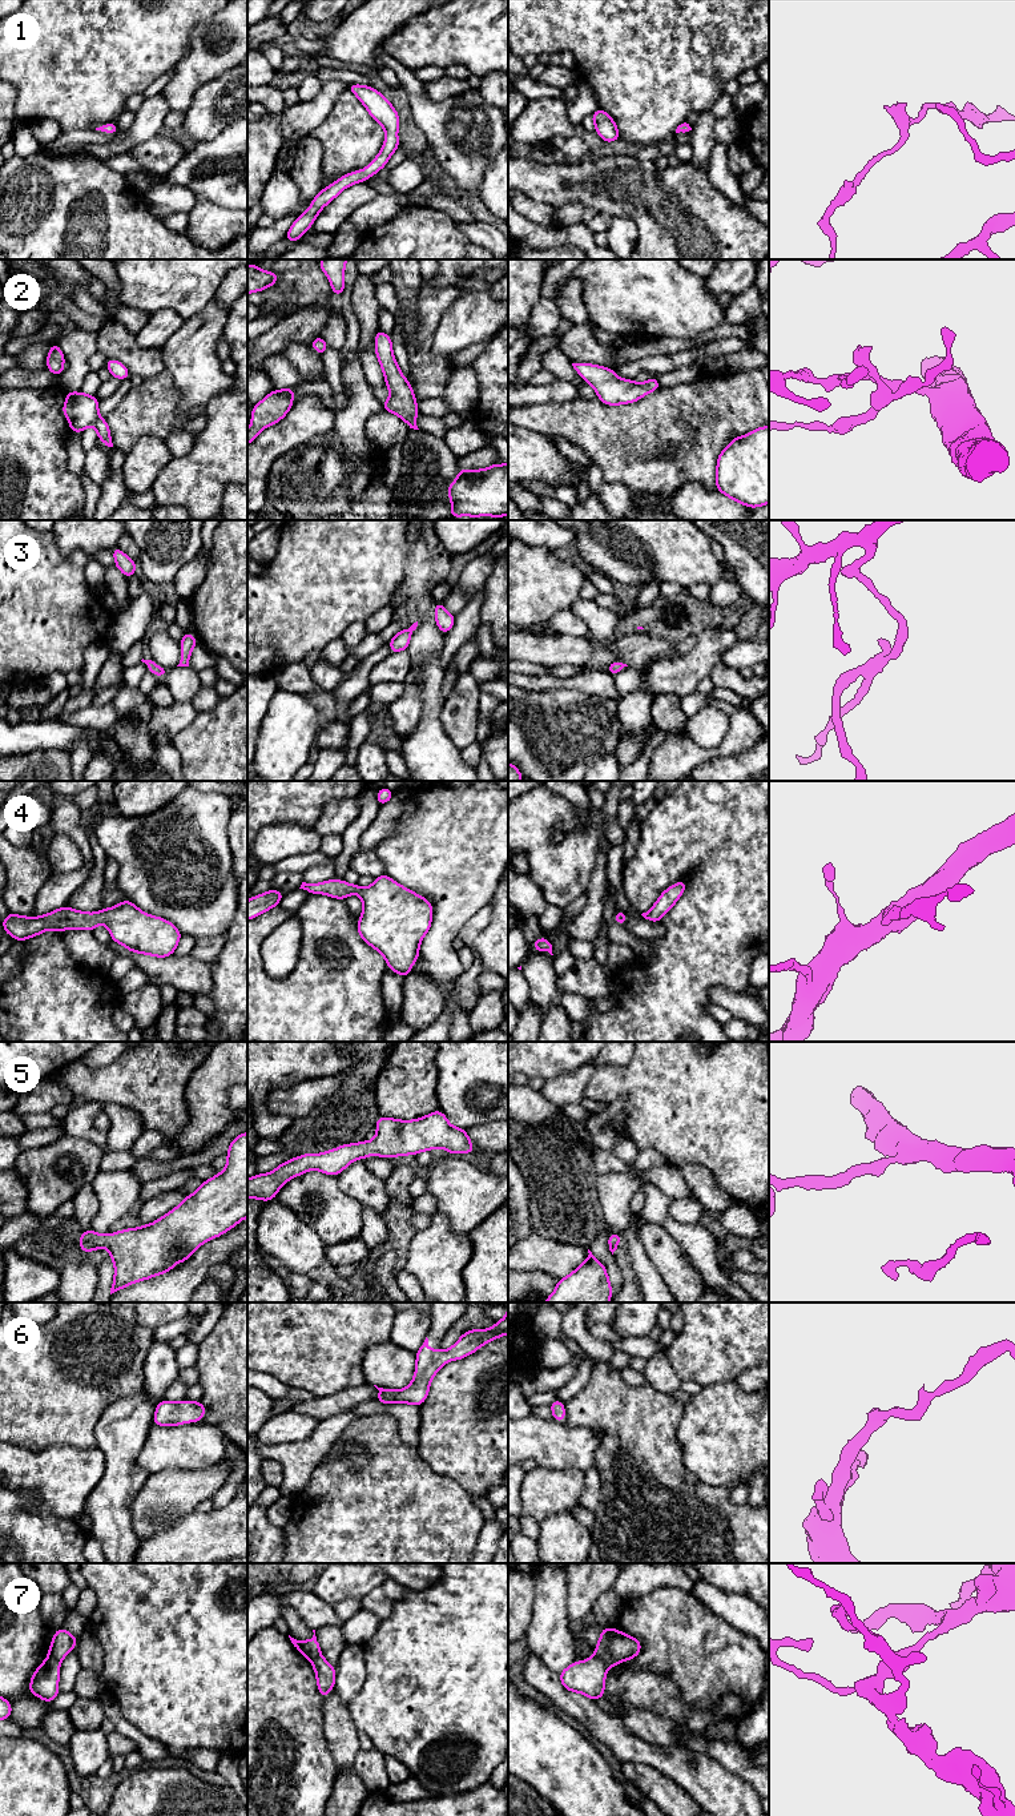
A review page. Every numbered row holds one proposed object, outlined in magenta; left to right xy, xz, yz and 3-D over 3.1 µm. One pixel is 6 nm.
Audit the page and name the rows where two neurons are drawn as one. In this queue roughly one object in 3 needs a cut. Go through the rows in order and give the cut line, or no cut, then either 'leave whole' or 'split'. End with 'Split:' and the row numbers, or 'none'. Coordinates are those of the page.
1: no cut | leave whole
2: no cut | leave whole
3: no cut | leave whole
4: no cut | leave whole
5: no cut | leave whole
6: no cut | leave whole
7: yz (595, 1653), (608, 1666) | split
Split: 7

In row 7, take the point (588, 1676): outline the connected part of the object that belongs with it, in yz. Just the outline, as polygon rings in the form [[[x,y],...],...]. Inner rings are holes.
[[[595,1654],[583,1662],[573,1662],[560,1674],[560,1683],[572,1692],[579,1692],[593,1702],[605,1695],[604,1683],[608,1666]]]

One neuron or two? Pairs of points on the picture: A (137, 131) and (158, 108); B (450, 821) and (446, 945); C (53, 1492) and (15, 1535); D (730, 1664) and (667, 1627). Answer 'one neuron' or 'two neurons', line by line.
A: one neuron
B: one neuron
C: two neurons
D: one neuron

